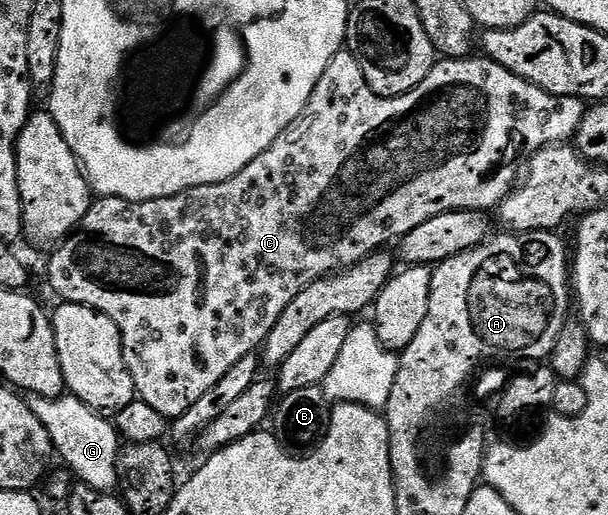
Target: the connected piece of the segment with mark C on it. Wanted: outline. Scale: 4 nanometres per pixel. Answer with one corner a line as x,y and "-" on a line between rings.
343,48
339,50
336,56
332,56
328,68
324,68
324,76
320,76
320,80
316,84
316,88
312,92
312,96
308,100
304,112
300,112
300,116
296,116
296,120
292,120
292,124
288,124
288,128
284,128
284,132
280,132
280,136
276,136
276,140
272,140
272,144
269,148
264,152
260,152
260,156
256,156
256,160
252,160
252,164
248,164
236,176
232,176
220,184
208,184
207,186
201,186
200,188
188,188
176,196
168,196
167,198
161,198
160,200
148,200
147,202
129,202
123,198
99,197
97,201
91,205
89,212
84,216
84,220
78,225
77,230
51,253
55,254
50,258
50,286
59,294
59,299
61,299
62,302
84,304
88,308
98,310
101,314
108,316
114,321
116,328
120,328
124,364
128,368
128,372
134,381
135,395
137,395
144,404
149,404
152,408
156,408
156,412
160,412
160,416
164,416
168,420
173,420
179,418
184,412
188,412
188,408
192,408
192,404
196,404
196,400
200,400
200,396
204,396
204,392
208,392
208,388
216,388
216,384
220,384
220,380
224,380
224,376
228,376
228,372
239,360
244,360
244,356
255,353
255,351
261,347
262,343
266,341
272,324
276,324
276,320
280,320
280,312
284,312
284,308
288,308
288,304
292,304
292,300
296,300
296,296
300,296
300,292
304,292
304,288
308,288
316,280
329,278
331,274
346,270
349,266
355,266
357,262
364,260
369,254
379,253
383,248
389,247
386,245
388,245
393,238
394,241
400,240
408,232
412,232
412,228
420,228
420,224
424,224
436,216
447,214
453,210
490,212
501,206
503,200
510,195
511,190
515,189
520,175
527,169
528,159
546,146
557,146
559,144
569,143
571,139
573,139
576,131
578,131
578,125
580,124
582,115
586,113
587,109
587,103
583,101
583,99
573,98
572,96
556,96
552,92
544,92
544,88
540,88
536,84
532,84
528,80
524,80
520,76
508,72
508,68
496,64
492,59
485,56
442,58
441,60
435,61
432,72
428,72
428,76
424,76
422,83
416,88
412,88
412,92
401,94
395,98
379,98
376,92
372,92
368,80
364,80
364,72
360,72
360,64
356,60
356,56
352,56
350,50

